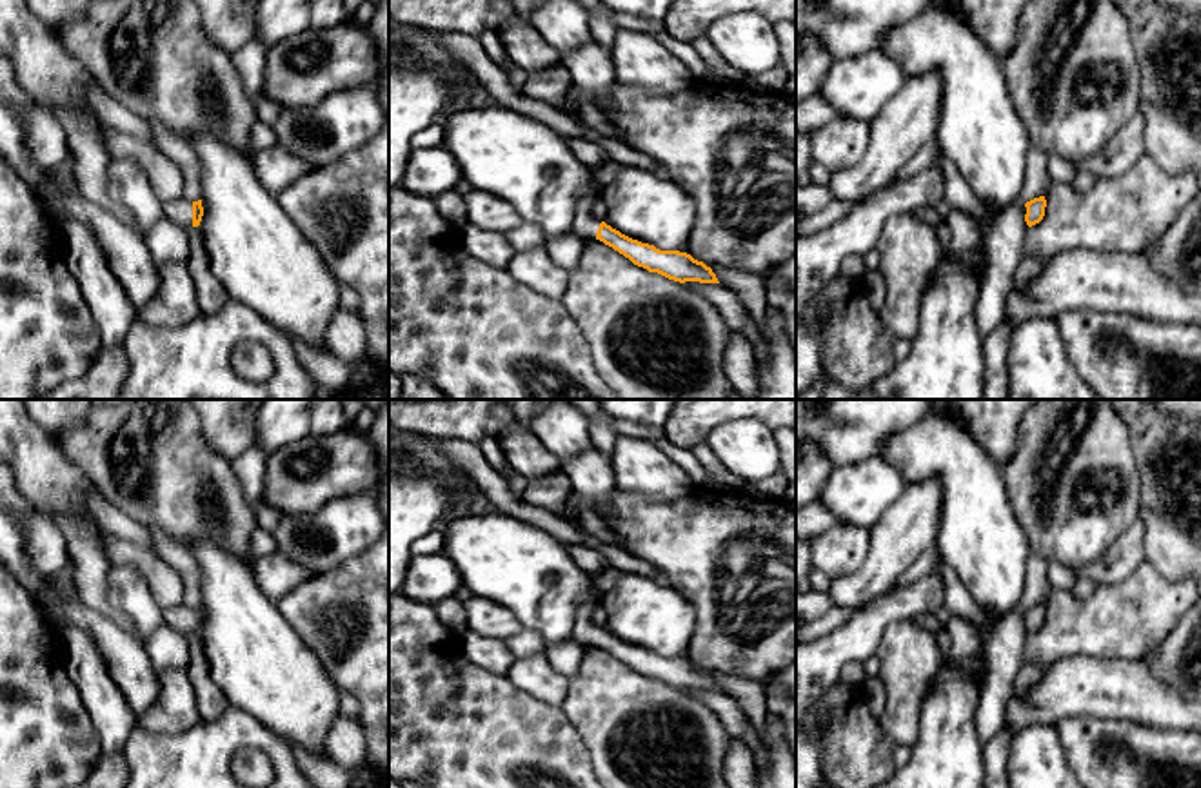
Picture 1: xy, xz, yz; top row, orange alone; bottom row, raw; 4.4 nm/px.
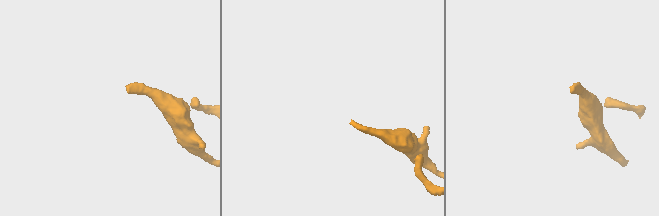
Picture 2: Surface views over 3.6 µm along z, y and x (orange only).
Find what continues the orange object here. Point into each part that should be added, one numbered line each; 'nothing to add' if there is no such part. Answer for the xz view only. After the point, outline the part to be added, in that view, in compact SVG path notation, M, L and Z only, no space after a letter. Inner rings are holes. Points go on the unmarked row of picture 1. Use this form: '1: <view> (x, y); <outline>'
1: xz (585, 632); M598 590L591 592L589 597L581 601L578 608L571 637L581 646L596 646L596 639L601 628L592 623L592 610L600 596L601 594Z

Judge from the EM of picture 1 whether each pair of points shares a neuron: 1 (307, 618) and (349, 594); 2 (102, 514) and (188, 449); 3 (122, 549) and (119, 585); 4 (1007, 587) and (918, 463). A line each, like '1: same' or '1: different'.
1: same
2: different
3: different
4: same

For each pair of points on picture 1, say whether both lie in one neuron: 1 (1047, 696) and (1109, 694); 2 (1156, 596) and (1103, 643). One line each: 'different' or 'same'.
1: same
2: same

